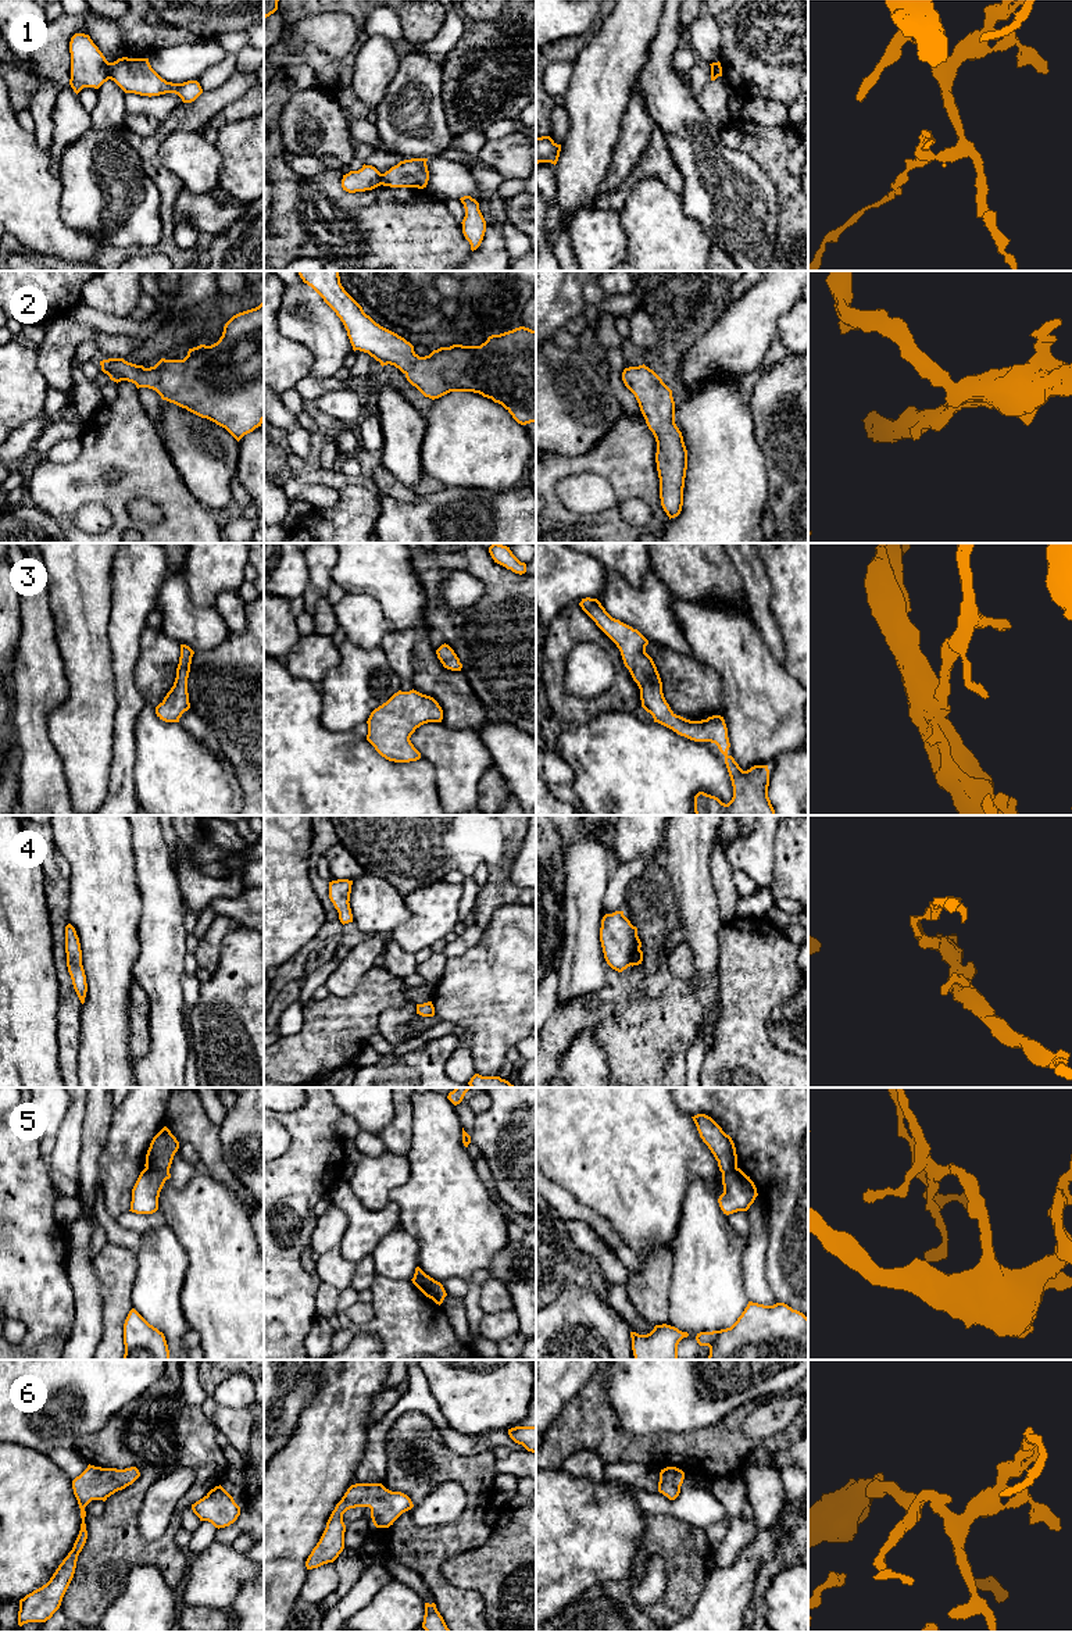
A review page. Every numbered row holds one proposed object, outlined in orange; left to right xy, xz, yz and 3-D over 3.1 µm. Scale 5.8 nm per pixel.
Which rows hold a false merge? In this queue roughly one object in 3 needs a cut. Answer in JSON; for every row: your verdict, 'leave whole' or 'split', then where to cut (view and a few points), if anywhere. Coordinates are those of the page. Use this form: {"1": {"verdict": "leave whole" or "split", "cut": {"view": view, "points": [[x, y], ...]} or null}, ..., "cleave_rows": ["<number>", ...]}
{"1": {"verdict": "split", "cut": {"view": "xy", "points": [[109, 63], [110, 78]]}}, "2": {"verdict": "leave whole", "cut": null}, "3": {"verdict": "leave whole", "cut": null}, "4": {"verdict": "leave whole", "cut": null}, "5": {"verdict": "split", "cut": {"view": "xy", "points": [[146, 1167], [168, 1171]]}}, "6": {"verdict": "leave whole", "cut": null}, "cleave_rows": ["1", "5"]}

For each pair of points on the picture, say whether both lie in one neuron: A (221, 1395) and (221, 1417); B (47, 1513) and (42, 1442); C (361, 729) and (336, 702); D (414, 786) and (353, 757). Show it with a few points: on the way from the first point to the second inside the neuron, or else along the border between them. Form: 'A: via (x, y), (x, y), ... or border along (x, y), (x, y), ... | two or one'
A: border along (220, 1404), (228, 1409), (247, 1407) | two
B: border along (14, 1442), (46, 1454) | two
C: border along (365, 721), (360, 722), (353, 731) | two
D: via (399, 786), (382, 786), (368, 772) | one

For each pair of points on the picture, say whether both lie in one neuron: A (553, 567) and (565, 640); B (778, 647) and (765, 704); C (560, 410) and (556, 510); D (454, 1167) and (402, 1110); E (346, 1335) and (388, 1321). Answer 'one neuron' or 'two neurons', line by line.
A: two neurons
B: two neurons
C: two neurons
D: two neurons
E: one neuron

